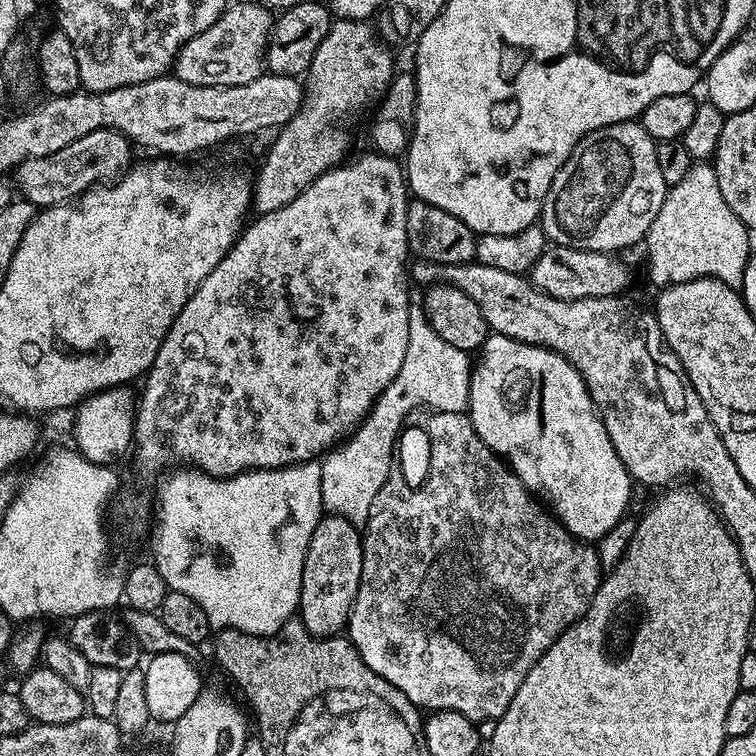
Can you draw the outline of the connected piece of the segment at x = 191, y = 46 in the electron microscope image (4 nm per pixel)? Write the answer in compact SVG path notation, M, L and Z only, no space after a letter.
M257 1L238 2L234 5L231 3L206 30L181 46L180 52L176 55L174 75L182 82L190 82L190 86L246 85L263 73L265 49L272 33L273 23L273 13L263 3Z

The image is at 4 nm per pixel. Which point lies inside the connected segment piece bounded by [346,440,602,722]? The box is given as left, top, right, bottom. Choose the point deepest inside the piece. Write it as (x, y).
(453, 609)

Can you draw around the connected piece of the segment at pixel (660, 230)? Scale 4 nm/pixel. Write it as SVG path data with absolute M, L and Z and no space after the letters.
M708 162L693 163L684 178L669 187L659 214L651 223L650 230L644 239L648 252L648 272L655 287L668 287L678 282L692 281L698 277L714 277L731 288L741 289L744 285L744 268L751 255L751 235L744 223L727 206L721 190L715 167Z

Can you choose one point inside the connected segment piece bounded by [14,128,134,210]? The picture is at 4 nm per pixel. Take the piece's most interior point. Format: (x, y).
(59, 178)

